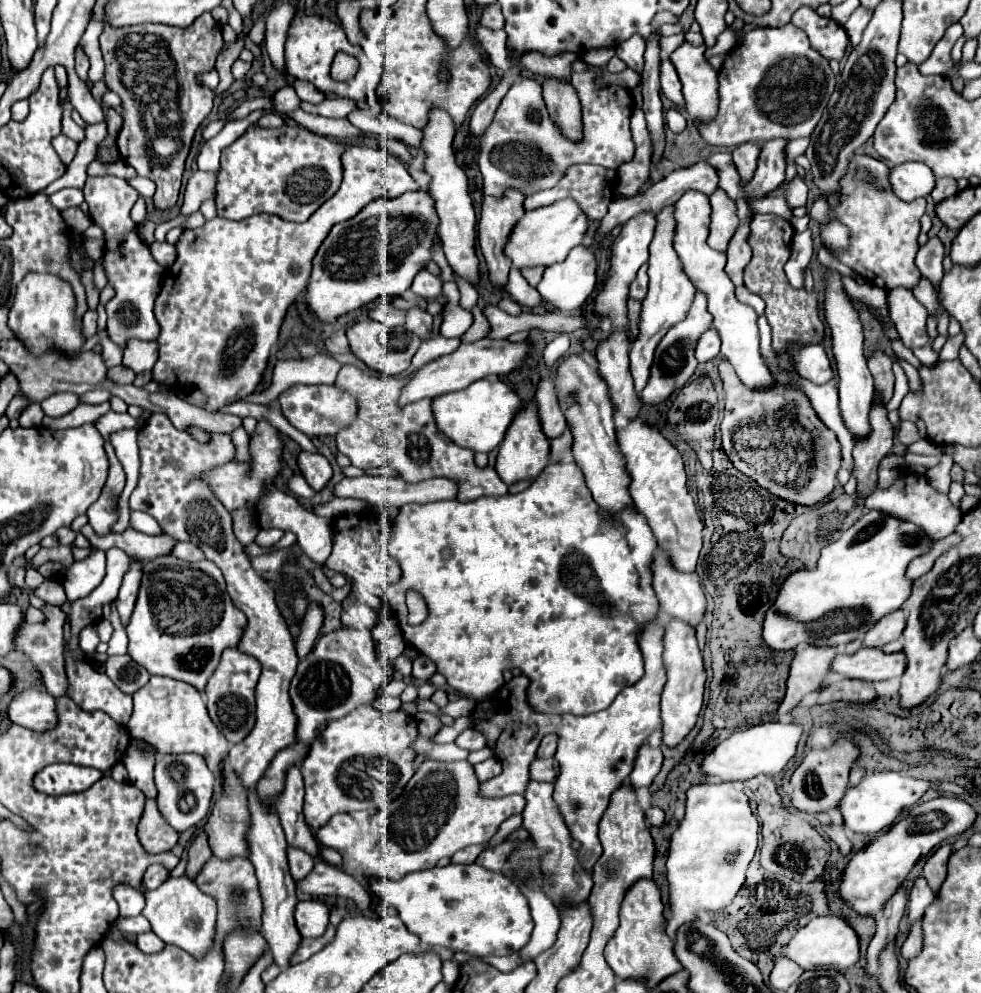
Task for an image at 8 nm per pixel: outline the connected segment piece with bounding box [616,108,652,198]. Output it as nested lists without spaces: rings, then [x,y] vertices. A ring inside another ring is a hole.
[[[636,108],[632,114],[632,136],[636,144],[636,156],[632,162],[622,164],[618,168],[618,198],[632,198],[640,192],[640,188],[648,182],[650,174],[650,156],[652,156],[652,140],[646,128],[646,118],[642,108]]]

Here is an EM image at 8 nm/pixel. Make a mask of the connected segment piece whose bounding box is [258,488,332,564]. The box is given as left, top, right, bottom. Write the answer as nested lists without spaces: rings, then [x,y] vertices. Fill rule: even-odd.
[[[272,488],[272,490],[268,492],[268,496],[264,498],[264,504],[262,504],[258,522],[260,522],[260,528],[280,528],[280,530],[288,530],[288,532],[296,534],[302,552],[304,552],[306,556],[310,556],[310,558],[312,558],[314,562],[318,562],[318,564],[322,564],[322,562],[330,556],[330,550],[332,550],[330,520],[328,520],[328,518],[318,518],[318,516],[314,516],[312,512],[308,512],[306,508],[302,508],[300,502],[298,502],[294,496],[290,496],[290,494],[284,494],[284,492]]]

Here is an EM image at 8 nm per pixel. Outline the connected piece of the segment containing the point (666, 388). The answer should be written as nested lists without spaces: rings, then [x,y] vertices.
[[[696,292],[694,304],[690,308],[690,316],[686,320],[682,320],[682,324],[672,326],[666,332],[666,336],[660,340],[658,348],[656,348],[654,364],[652,364],[652,370],[650,370],[648,384],[640,392],[640,396],[642,396],[642,400],[646,404],[660,404],[660,402],[668,400],[672,392],[680,390],[690,380],[690,376],[694,374],[696,364],[698,364],[696,358],[694,358],[694,342],[698,342],[698,336],[704,330],[708,330],[708,328],[712,328],[712,320],[710,320],[710,312],[706,310],[706,296],[702,296],[700,292]]]

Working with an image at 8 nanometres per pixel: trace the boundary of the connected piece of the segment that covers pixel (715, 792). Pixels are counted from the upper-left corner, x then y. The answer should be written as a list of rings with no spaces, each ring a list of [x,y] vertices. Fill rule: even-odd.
[[[734,782],[696,784],[688,790],[686,816],[672,834],[668,852],[668,884],[672,918],[666,924],[674,940],[676,930],[696,918],[700,910],[720,910],[732,902],[740,890],[746,868],[758,842],[758,820],[750,810],[748,796]]]

